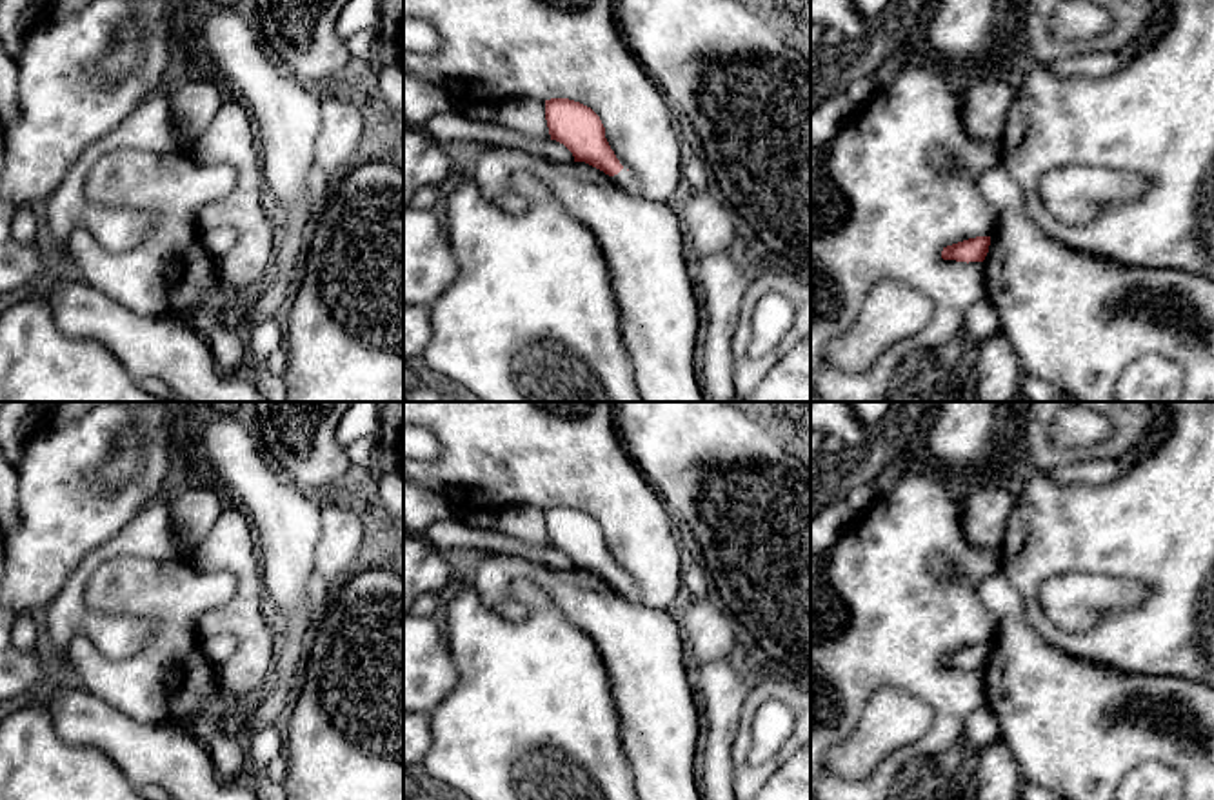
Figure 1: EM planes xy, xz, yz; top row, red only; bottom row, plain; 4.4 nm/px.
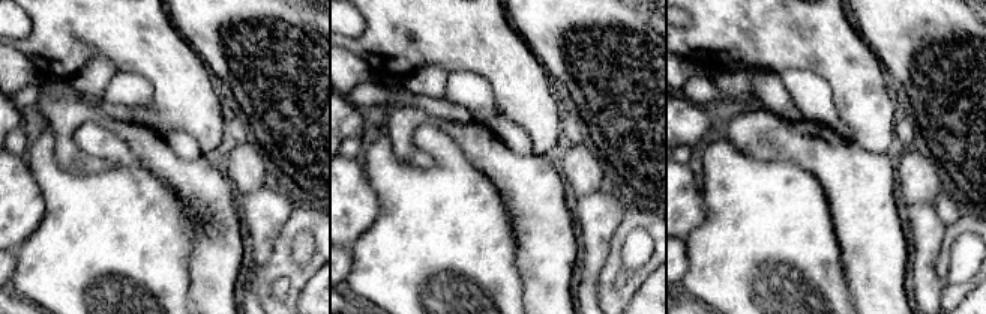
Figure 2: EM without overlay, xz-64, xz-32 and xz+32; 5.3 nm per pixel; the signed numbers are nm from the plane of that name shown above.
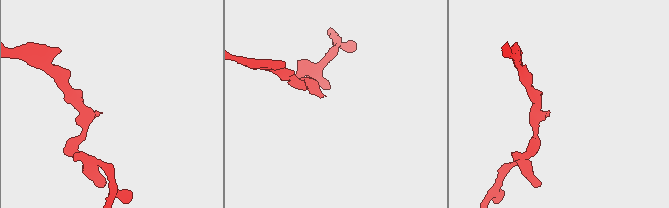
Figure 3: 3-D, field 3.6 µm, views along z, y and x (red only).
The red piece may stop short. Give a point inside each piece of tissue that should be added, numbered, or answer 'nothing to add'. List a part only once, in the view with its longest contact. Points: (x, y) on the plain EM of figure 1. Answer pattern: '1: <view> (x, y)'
1: xz (626, 588)

